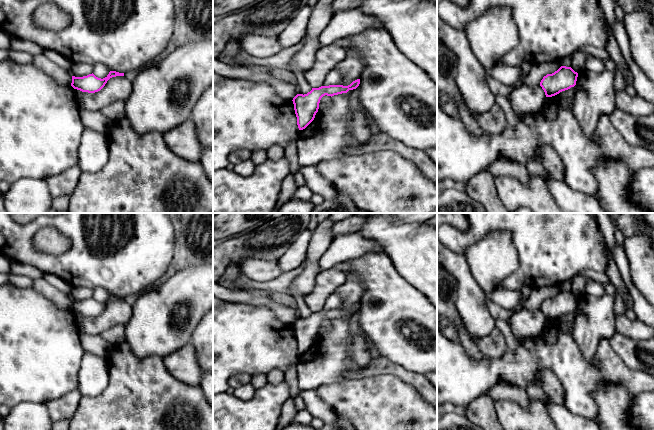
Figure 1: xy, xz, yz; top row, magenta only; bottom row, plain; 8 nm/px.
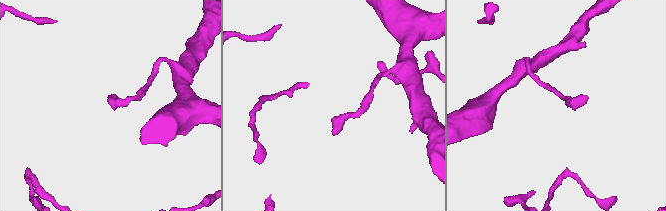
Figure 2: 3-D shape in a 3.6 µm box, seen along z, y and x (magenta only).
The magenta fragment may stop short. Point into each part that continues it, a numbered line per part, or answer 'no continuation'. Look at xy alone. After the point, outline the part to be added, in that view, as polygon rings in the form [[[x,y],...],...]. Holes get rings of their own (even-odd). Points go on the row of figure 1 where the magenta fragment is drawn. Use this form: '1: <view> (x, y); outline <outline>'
no continuation

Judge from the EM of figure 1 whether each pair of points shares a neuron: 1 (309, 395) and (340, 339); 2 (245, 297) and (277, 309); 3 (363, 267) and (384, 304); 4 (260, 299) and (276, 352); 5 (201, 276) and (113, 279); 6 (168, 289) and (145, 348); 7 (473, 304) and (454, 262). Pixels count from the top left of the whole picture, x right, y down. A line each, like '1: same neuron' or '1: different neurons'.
1: different neurons
2: same neuron
3: same neuron
4: different neurons
5: different neurons
6: same neuron
7: same neuron

